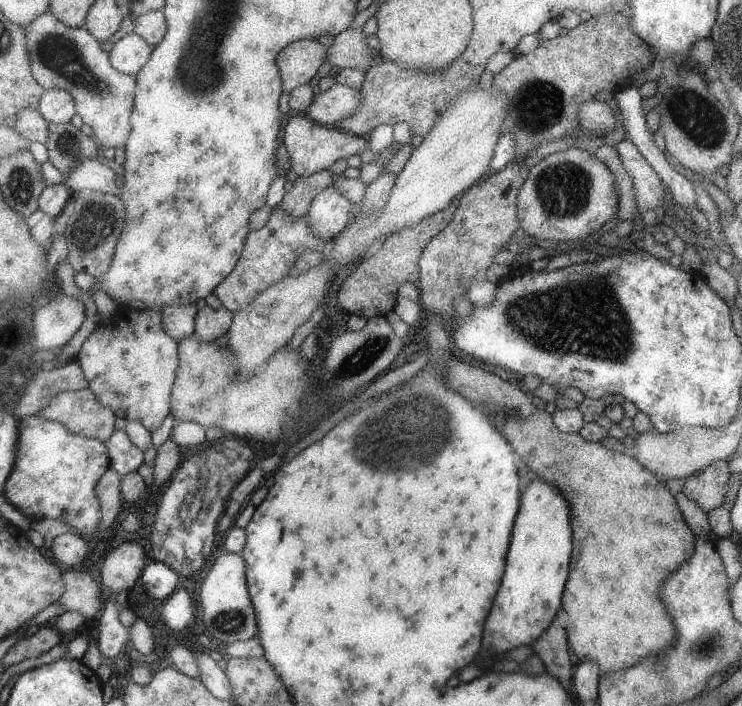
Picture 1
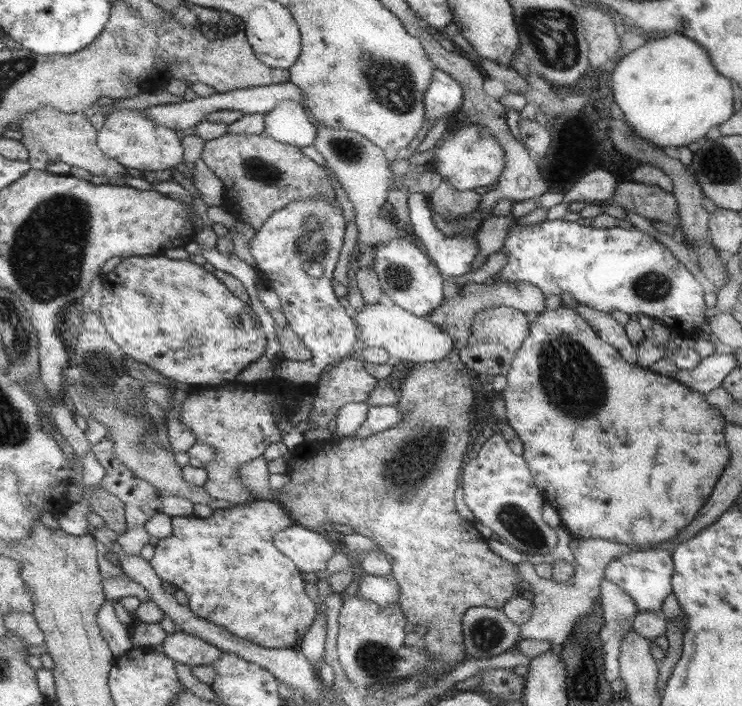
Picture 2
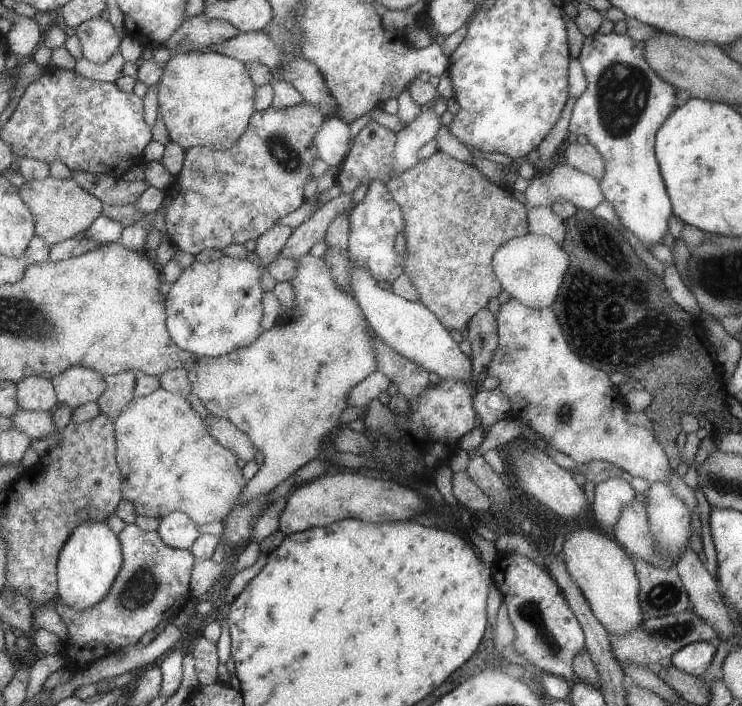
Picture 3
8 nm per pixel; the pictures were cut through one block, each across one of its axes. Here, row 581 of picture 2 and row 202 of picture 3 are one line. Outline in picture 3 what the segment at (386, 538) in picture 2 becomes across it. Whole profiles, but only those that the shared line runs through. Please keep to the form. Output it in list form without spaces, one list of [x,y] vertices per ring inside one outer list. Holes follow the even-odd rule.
[[[441,151],[428,159],[420,159],[407,172],[386,180],[386,184],[392,199],[403,210],[406,251],[401,262],[418,294],[419,303],[434,312],[448,332],[462,331],[474,314],[487,308],[499,296],[502,288],[494,270],[494,255],[507,241],[528,234],[525,205],[514,200],[502,185],[490,182],[478,168]]]

